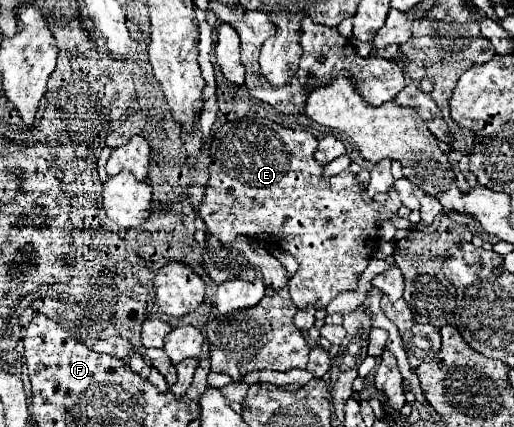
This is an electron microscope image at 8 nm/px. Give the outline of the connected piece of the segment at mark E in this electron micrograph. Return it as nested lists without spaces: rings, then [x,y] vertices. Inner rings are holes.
[[[219,109],[219,111],[217,111],[217,119],[215,119],[215,125],[213,125],[213,129],[211,129],[211,137],[205,141],[205,145],[203,145],[205,149],[201,149],[201,151],[205,151],[205,153],[209,155],[211,163],[209,163],[209,167],[207,167],[207,169],[209,169],[209,181],[207,181],[205,197],[203,197],[199,207],[199,216],[204,221],[207,231],[209,231],[211,235],[219,237],[223,245],[231,243],[237,235],[263,237],[263,239],[279,241],[281,249],[289,251],[289,253],[297,259],[297,263],[299,263],[299,271],[293,275],[293,279],[289,279],[289,293],[291,293],[293,303],[295,303],[299,309],[305,309],[307,305],[313,305],[315,309],[319,309],[319,307],[329,305],[329,301],[331,301],[337,293],[341,293],[341,291],[355,291],[355,289],[357,289],[357,281],[359,281],[361,273],[365,271],[369,259],[373,257],[373,249],[375,249],[375,243],[377,243],[377,239],[379,239],[379,237],[377,237],[377,229],[379,229],[379,223],[381,223],[381,221],[390,219],[396,229],[410,229],[412,224],[408,219],[400,218],[397,215],[402,203],[399,201],[399,195],[397,195],[395,187],[391,187],[385,195],[381,195],[379,201],[367,203],[367,201],[363,201],[363,197],[361,197],[361,187],[363,187],[363,183],[357,179],[357,173],[345,169],[345,175],[323,177],[323,165],[319,165],[319,163],[315,161],[315,157],[313,157],[315,151],[317,151],[317,139],[315,139],[315,135],[313,135],[309,129],[303,129],[303,127],[299,127],[299,129],[287,127],[283,119],[285,119],[285,115],[277,113],[275,109]]]

